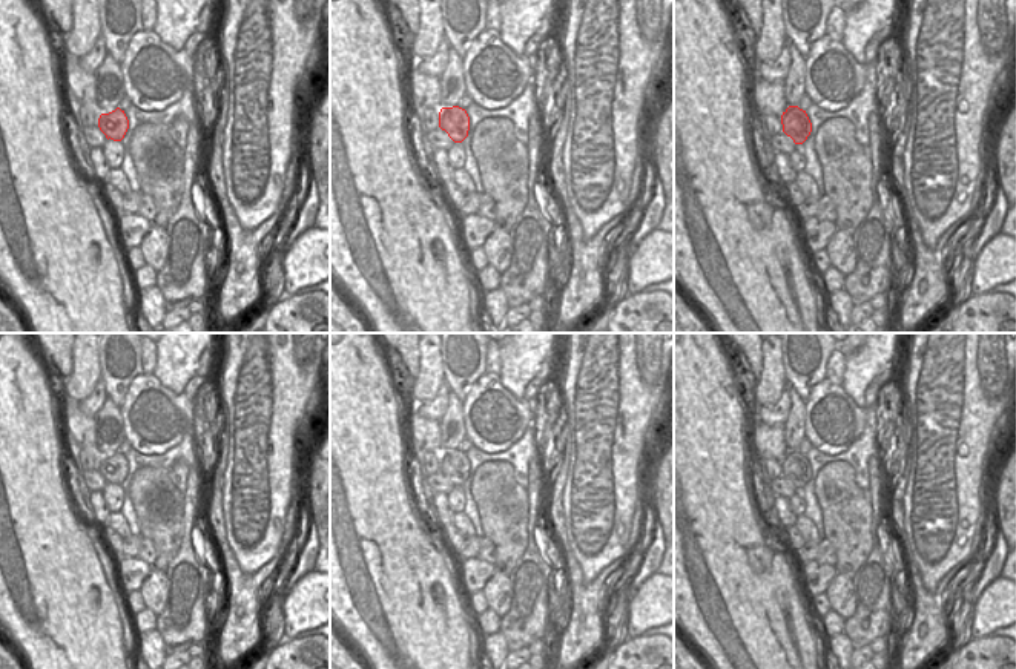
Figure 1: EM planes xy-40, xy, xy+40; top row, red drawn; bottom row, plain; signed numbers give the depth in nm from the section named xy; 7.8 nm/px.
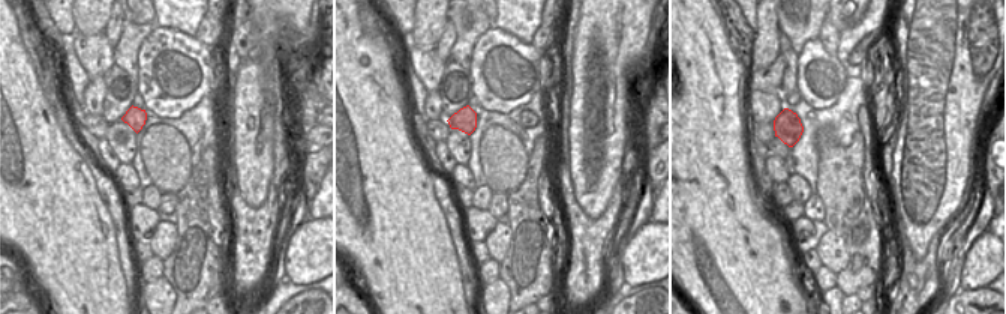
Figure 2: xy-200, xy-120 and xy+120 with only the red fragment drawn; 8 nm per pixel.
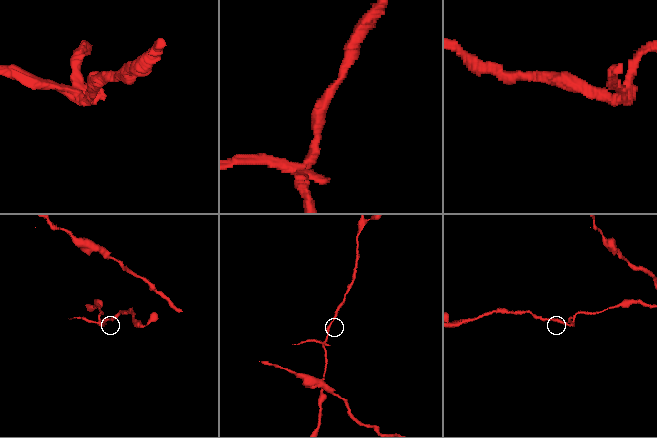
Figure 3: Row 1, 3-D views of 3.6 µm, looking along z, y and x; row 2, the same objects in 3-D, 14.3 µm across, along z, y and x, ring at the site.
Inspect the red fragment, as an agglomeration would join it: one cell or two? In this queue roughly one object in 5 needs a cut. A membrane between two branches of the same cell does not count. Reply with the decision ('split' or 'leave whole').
split

